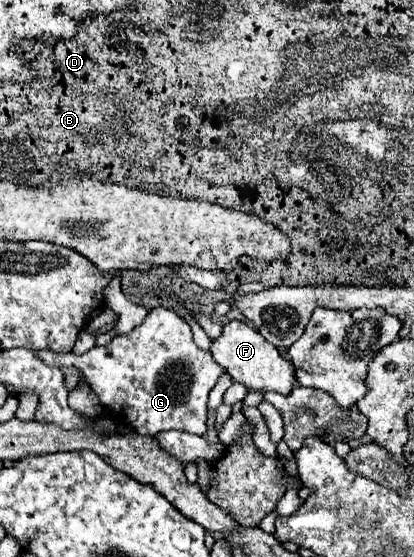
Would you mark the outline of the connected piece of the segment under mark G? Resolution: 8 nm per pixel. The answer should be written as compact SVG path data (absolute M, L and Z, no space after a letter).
M163 306L153 308L133 332L119 334L109 344L95 346L85 354L57 354L53 350L37 350L35 354L55 368L79 368L101 404L133 424L133 430L141 436L155 436L163 430L185 430L203 436L207 396L225 374L225 370L213 360L211 352L201 350L193 342L189 324Z

